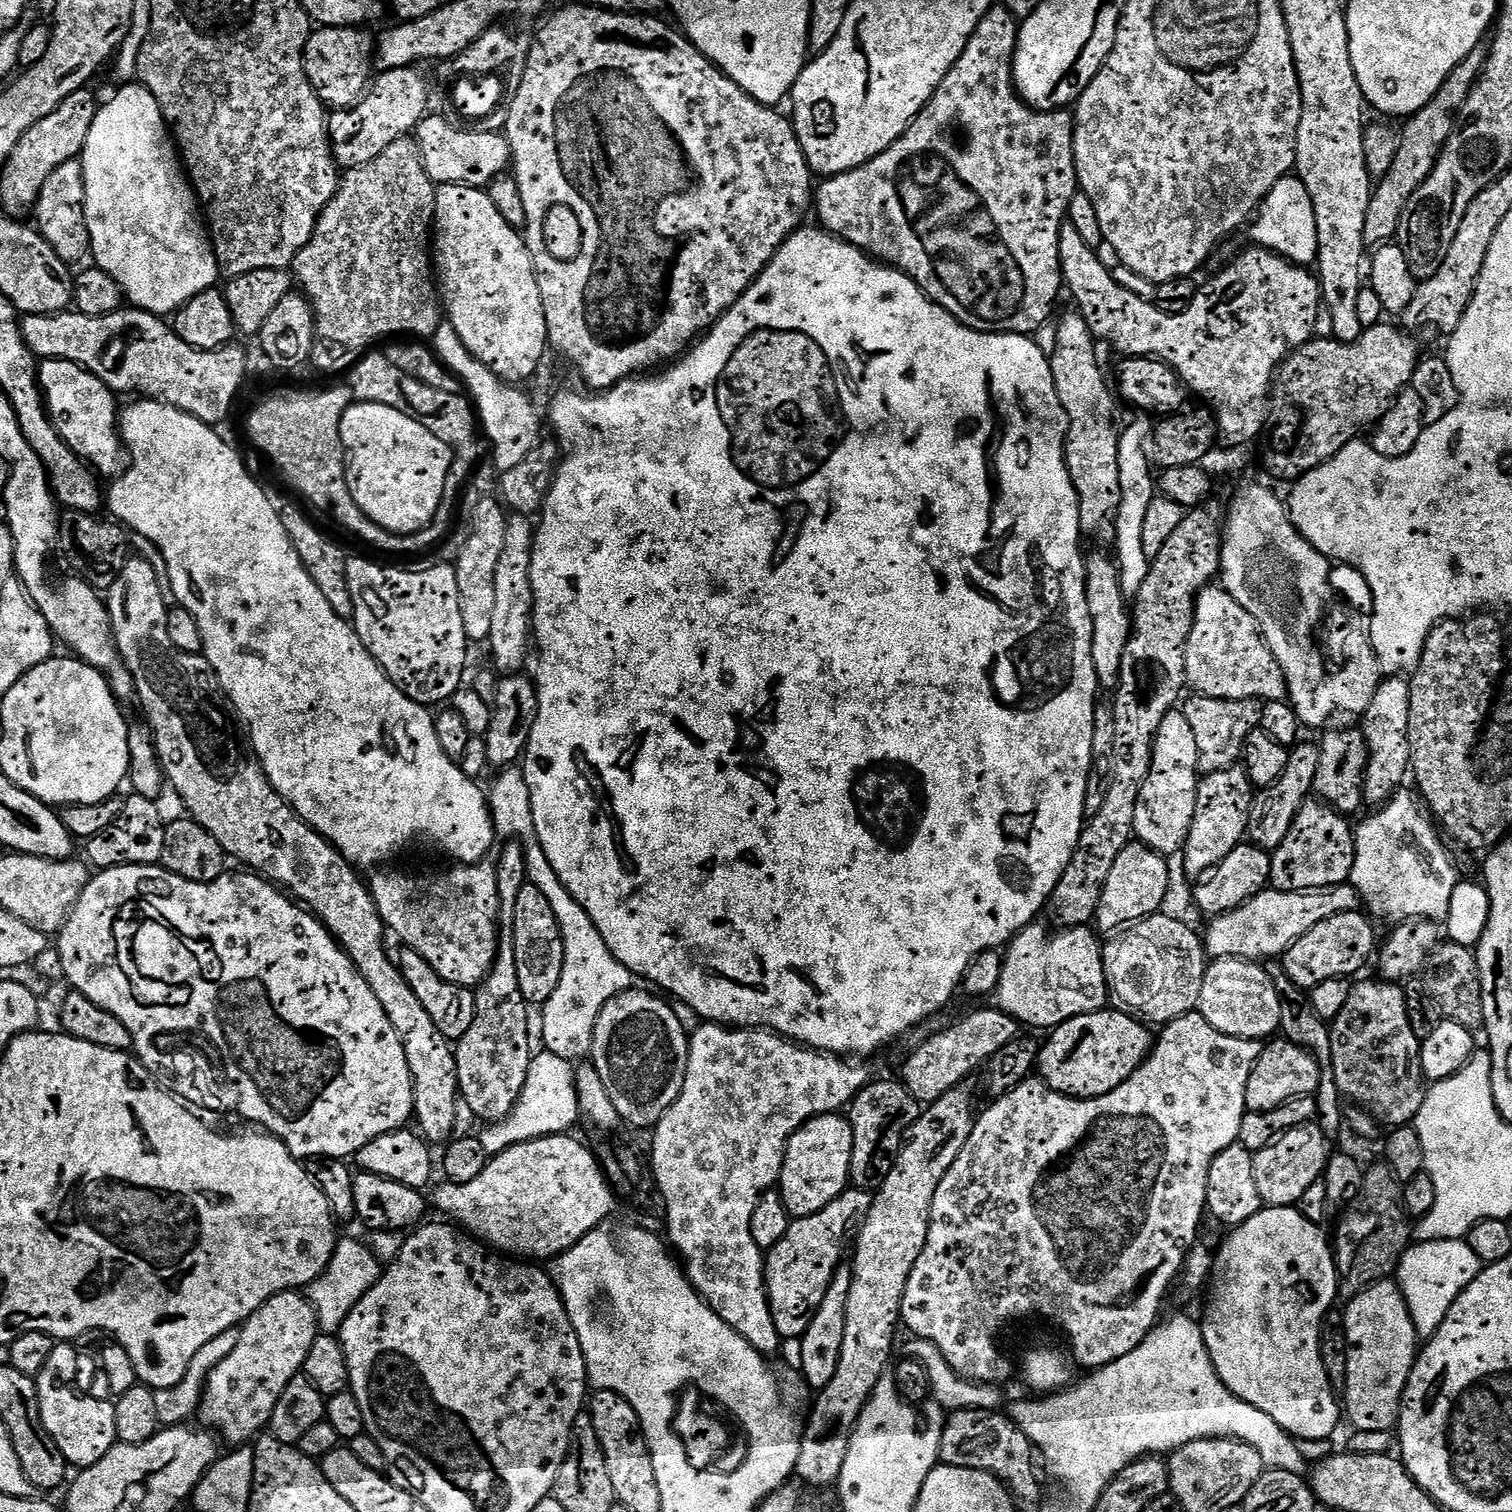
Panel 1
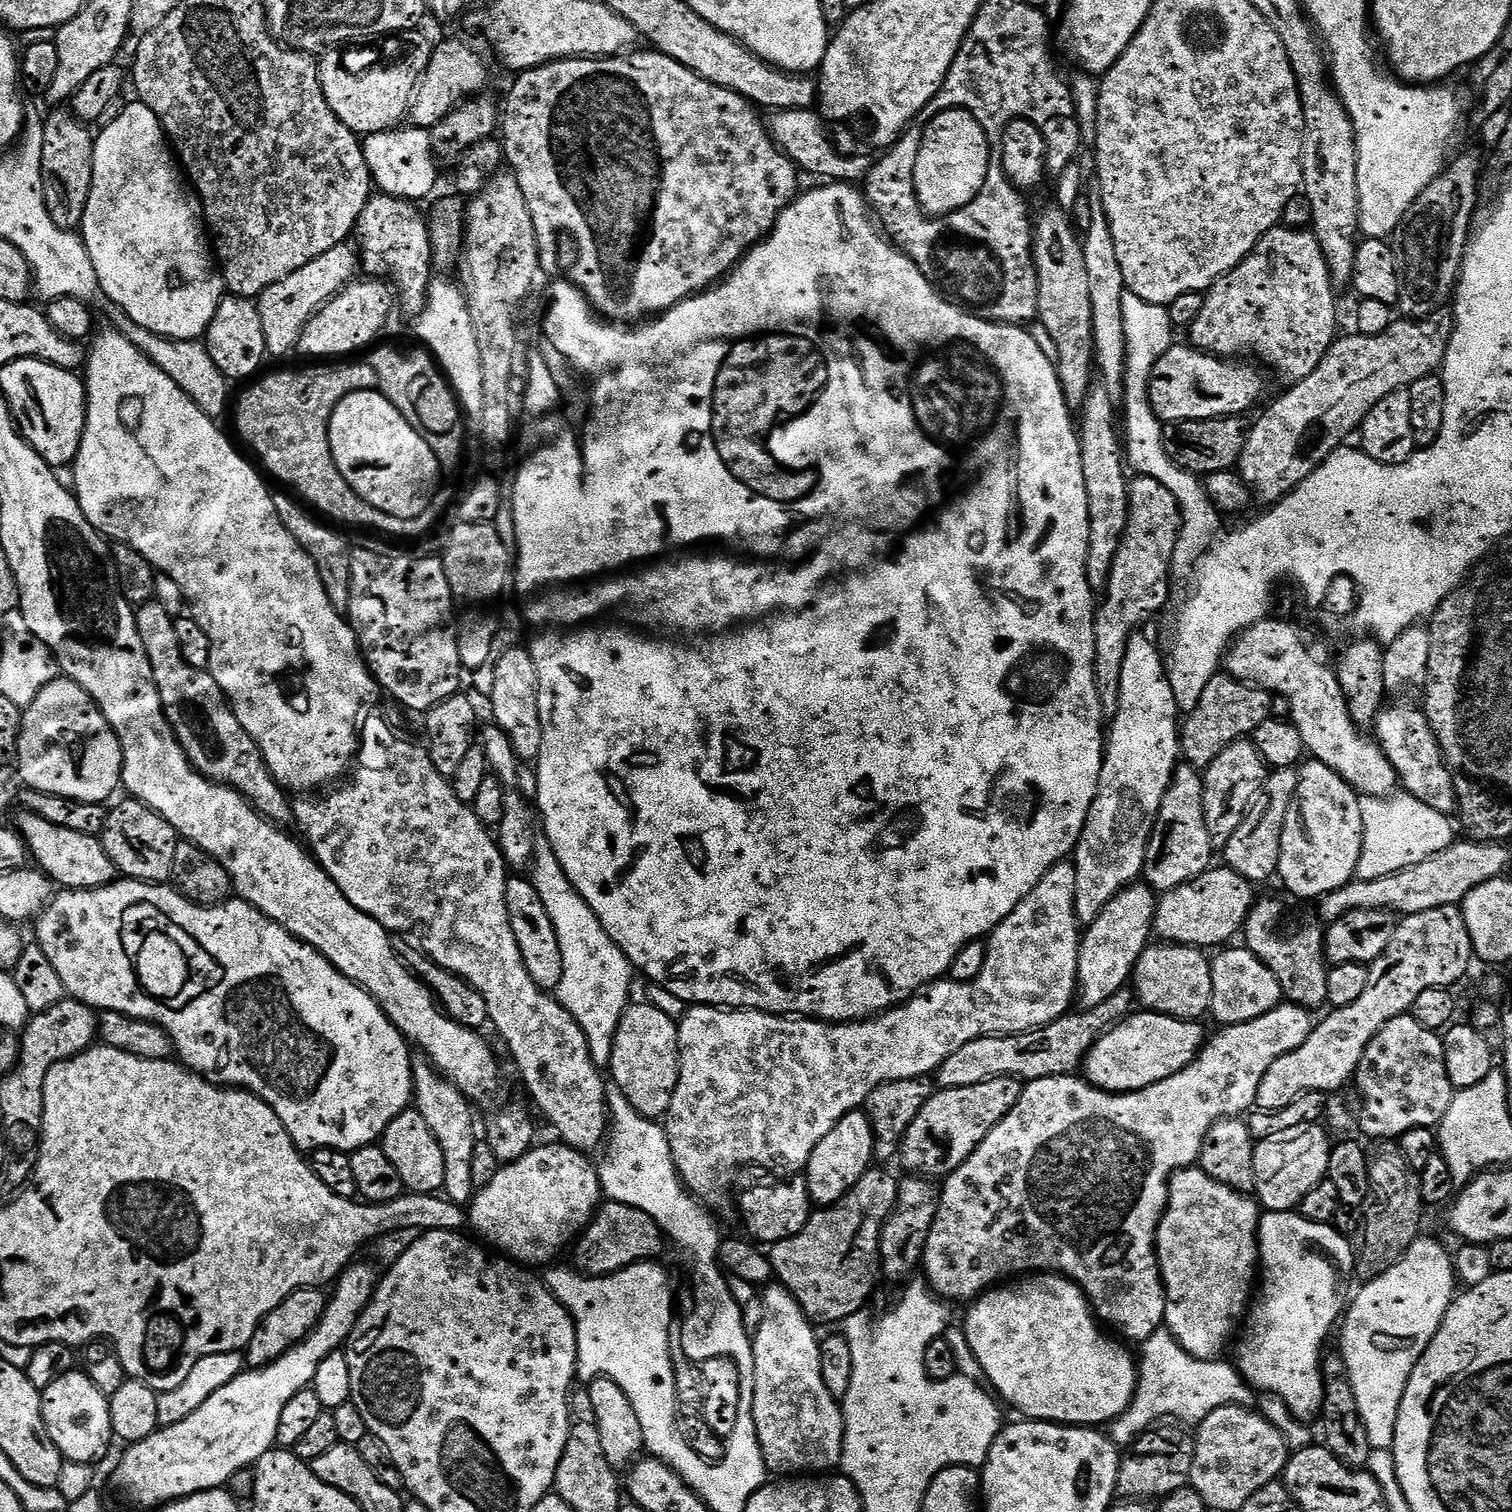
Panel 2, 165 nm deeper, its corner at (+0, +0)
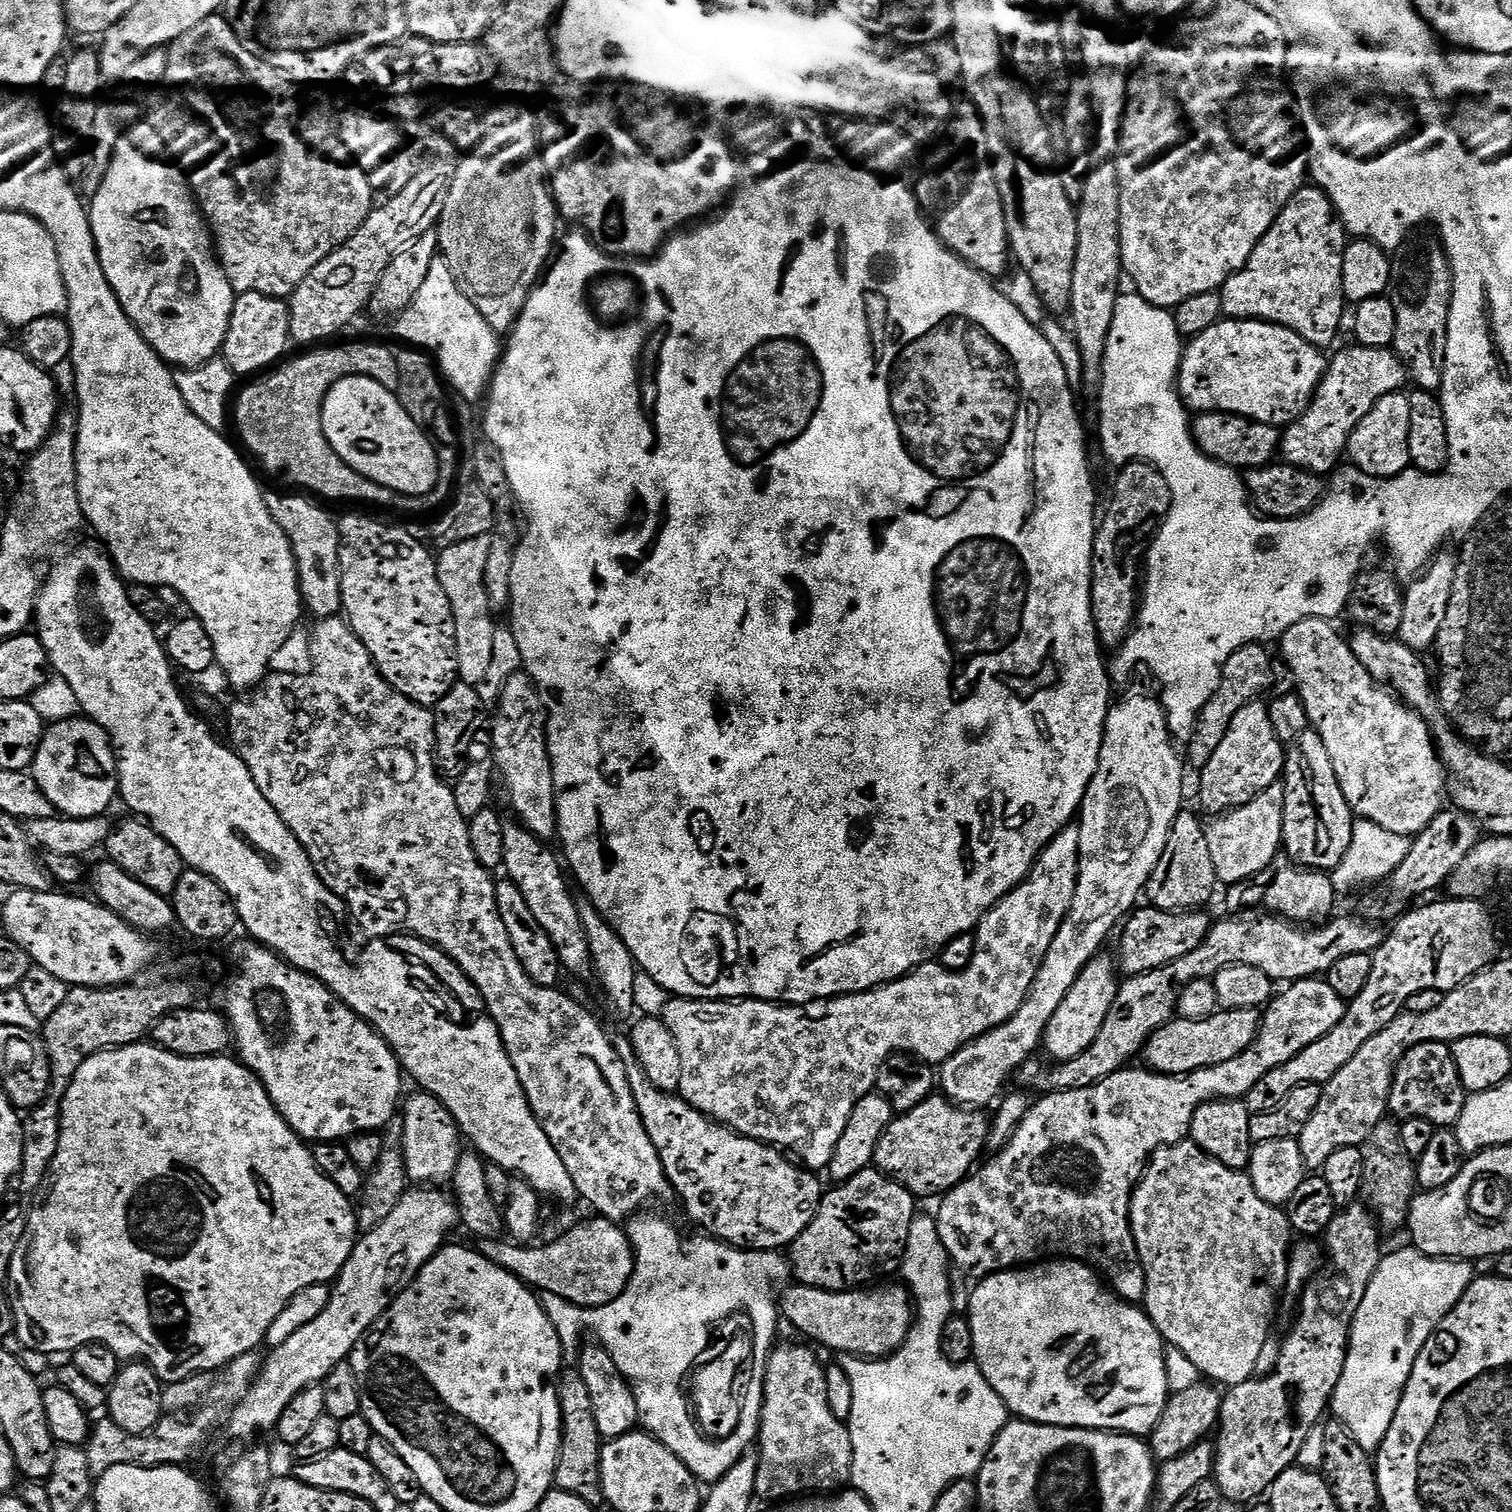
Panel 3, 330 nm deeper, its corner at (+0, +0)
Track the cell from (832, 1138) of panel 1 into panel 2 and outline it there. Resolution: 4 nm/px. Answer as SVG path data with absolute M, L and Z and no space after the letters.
M862 1110L844 1115L834 1130L830 1130L830 1134L826 1134L826 1138L822 1138L822 1142L818 1142L810 1154L806 1169L809 1201L816 1206L838 1203L873 1167L873 1146L874 1138L868 1115Z

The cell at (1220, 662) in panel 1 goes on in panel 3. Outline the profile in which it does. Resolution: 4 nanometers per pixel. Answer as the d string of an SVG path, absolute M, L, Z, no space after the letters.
M1311 616L1309 620L1287 628L1278 641L1280 652L1284 655L1281 656L1283 663L1288 664L1294 674L1296 692L1306 706L1309 725L1326 744L1342 794L1353 813L1361 820L1378 822L1382 830L1415 838L1446 804L1446 772L1434 747L1428 721L1391 691L1381 687L1369 665L1363 664L1360 657L1354 655L1351 643L1340 637L1339 630L1330 621Z

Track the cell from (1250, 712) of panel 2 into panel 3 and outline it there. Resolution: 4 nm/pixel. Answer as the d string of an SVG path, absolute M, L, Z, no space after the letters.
M1263 643L1242 646L1234 650L1234 654L1230 654L1230 658L1220 669L1218 686L1210 702L1206 702L1206 706L1200 712L1191 738L1186 741L1188 748L1186 760L1191 767L1193 764L1193 769L1204 768L1206 762L1210 762L1210 757L1214 754L1214 750L1218 750L1222 738L1226 738L1226 730L1230 730L1230 722L1234 722L1238 710L1242 710L1242 706L1250 706L1250 702L1261 699L1265 695L1263 692L1267 693L1271 689L1274 657L1264 648L1267 647Z

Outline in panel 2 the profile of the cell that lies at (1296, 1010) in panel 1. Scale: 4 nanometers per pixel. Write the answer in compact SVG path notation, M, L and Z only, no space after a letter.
M1257 899L1244 920L1243 943L1248 951L1263 962L1270 974L1278 978L1281 997L1287 1003L1297 1004L1299 1008L1317 1010L1328 1004L1326 978L1330 967L1324 959L1325 929L1319 923L1304 924L1297 932L1280 933L1280 919L1284 916L1284 904L1280 900Z

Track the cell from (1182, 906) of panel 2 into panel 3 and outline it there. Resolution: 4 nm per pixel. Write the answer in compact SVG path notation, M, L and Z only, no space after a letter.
M1140 906L1123 921L1120 936L1118 968L1125 977L1137 976L1150 970L1158 970L1173 964L1178 958L1186 958L1190 950L1198 950L1212 929L1213 921L1208 920L1207 911L1164 912L1161 908Z

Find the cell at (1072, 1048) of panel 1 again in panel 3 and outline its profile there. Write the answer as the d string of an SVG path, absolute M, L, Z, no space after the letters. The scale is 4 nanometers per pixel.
M1255 1008L1218 1010L1210 1018L1182 1020L1174 1018L1164 1024L1144 1043L1142 1060L1161 1076L1185 1076L1194 1070L1209 1068L1230 1058L1238 1058L1260 1032L1261 1013Z

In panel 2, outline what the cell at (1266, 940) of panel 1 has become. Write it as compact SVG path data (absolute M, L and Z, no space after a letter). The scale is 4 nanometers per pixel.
M1464 838L1461 844L1460 841L1453 842L1446 850L1438 850L1438 854L1430 854L1430 858L1426 858L1414 866L1406 866L1394 874L1386 874L1382 878L1373 880L1357 878L1322 897L1318 904L1321 916L1319 919L1331 922L1342 919L1346 913L1354 910L1382 910L1383 908L1387 908L1389 912L1395 912L1401 917L1406 917L1422 914L1426 910L1438 910L1447 904L1459 906L1463 904L1466 894L1470 894L1470 890L1474 890L1474 886L1478 886L1482 882L1499 880L1507 873L1504 871L1508 868L1508 852L1504 848L1507 847L1500 842L1477 842L1471 838Z

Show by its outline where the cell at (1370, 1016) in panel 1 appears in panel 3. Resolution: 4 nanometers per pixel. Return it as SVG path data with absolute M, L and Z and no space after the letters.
M1443 1040L1422 1042L1418 1046L1414 1046L1398 1062L1388 1099L1388 1112L1401 1122L1422 1118L1426 1122L1435 1124L1437 1128L1447 1128L1455 1126L1460 1115L1466 1111L1468 1098L1469 1093L1464 1090L1464 1083L1458 1074L1458 1066L1454 1066L1451 1047Z

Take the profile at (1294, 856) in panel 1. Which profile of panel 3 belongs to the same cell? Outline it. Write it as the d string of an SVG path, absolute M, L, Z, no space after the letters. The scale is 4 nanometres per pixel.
M1309 728L1305 734L1300 735L1293 744L1289 745L1285 755L1282 783L1284 786L1284 839L1282 848L1287 859L1293 860L1301 868L1319 868L1321 870L1336 868L1338 862L1342 862L1342 858L1350 846L1354 813L1342 794L1342 786L1338 782L1337 772L1330 760L1326 744L1315 729Z

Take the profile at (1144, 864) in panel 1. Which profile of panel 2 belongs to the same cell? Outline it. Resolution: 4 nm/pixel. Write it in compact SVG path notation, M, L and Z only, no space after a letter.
M1137 882L1122 889L1112 901L1094 918L1094 922L1083 929L1080 937L1080 953L1078 954L1078 1004L1081 1009L1102 1006L1118 990L1122 990L1132 979L1132 969L1136 967L1138 958L1150 943L1150 933L1153 931L1152 920L1156 917L1156 902L1158 896L1148 887L1147 883Z

